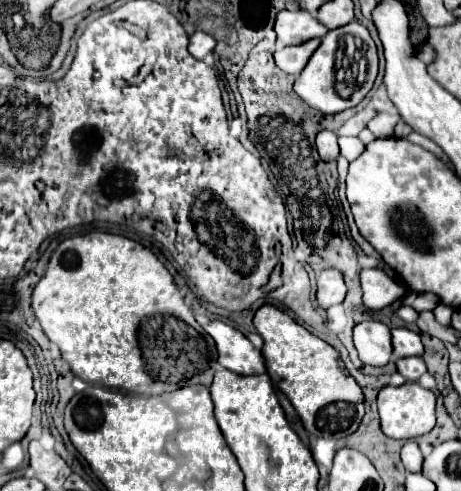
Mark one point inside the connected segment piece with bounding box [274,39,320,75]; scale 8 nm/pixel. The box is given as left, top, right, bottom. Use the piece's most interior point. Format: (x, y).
(292, 60)

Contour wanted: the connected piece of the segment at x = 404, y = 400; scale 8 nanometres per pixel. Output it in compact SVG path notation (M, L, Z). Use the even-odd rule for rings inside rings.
M418 383L384 387L378 393L378 413L382 431L392 439L414 439L426 435L436 425L436 395Z

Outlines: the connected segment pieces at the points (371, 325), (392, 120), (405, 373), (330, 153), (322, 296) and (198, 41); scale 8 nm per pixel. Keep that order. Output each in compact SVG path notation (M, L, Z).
M362 321L354 327L354 347L364 365L384 367L392 359L390 327L380 321Z
M380 113L368 123L374 137L394 137L394 127L398 123L398 113Z
M422 357L396 359L396 367L398 367L398 373L400 373L406 381L418 381L418 379L426 373L426 363L424 363Z
M322 131L318 137L316 137L316 149L318 149L318 155L324 159L324 161L334 161L338 159L340 151L338 151L338 141L336 141L336 133L332 131Z
M326 269L318 275L318 291L316 299L322 309L328 309L332 305L342 303L346 297L346 285L342 279L342 273L336 269Z
M194 33L190 37L190 45L188 51L196 57L196 59L204 59L208 53L214 51L216 41L212 41L212 37L208 37L208 33Z

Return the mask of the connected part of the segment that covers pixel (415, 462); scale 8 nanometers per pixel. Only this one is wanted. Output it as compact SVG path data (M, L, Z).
M408 441L404 447L402 447L402 463L406 467L406 471L410 473L418 473L420 467L422 467L422 453L418 449L418 445L414 441Z

